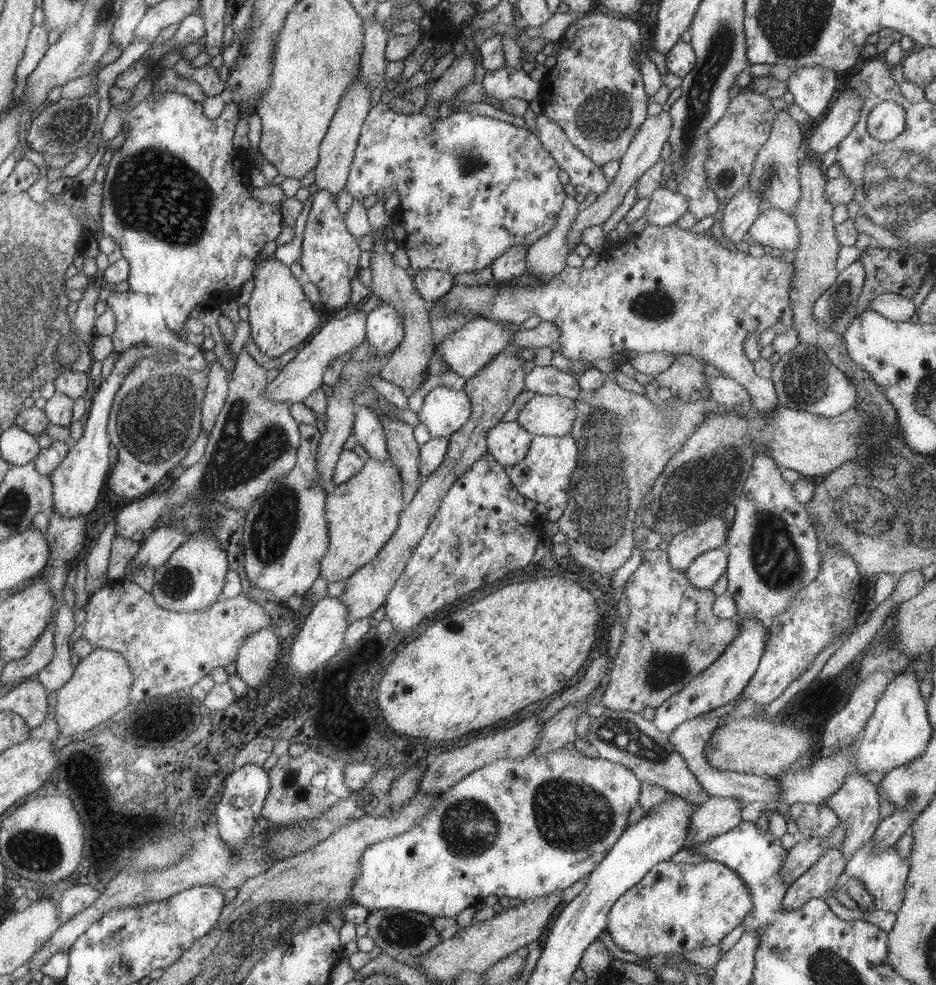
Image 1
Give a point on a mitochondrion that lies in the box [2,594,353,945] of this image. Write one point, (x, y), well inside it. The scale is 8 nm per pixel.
(38, 850)

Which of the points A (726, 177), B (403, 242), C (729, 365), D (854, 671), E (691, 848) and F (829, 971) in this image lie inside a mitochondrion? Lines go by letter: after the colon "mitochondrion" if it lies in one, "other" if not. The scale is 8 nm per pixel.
A: mitochondrion
B: other
C: other
D: other
E: other
F: mitochondrion

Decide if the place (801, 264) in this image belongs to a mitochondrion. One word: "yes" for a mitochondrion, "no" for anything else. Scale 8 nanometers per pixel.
no

